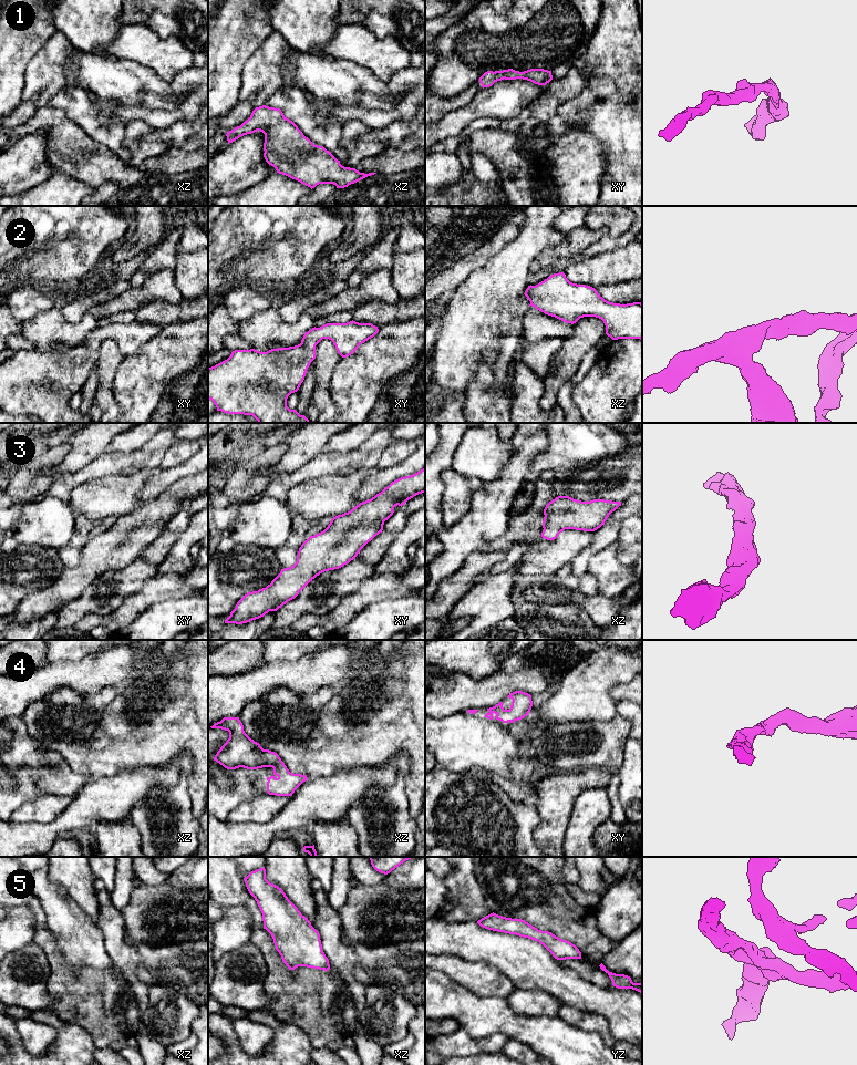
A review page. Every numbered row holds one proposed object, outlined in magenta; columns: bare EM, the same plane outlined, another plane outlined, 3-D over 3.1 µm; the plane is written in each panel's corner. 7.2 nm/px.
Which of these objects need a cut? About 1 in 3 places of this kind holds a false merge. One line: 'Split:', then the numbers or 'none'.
Split: none

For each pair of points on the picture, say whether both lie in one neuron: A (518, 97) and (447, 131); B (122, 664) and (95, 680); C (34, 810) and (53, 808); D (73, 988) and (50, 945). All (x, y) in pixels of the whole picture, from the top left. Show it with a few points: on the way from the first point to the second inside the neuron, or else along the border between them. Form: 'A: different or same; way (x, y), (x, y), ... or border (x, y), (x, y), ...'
A: same; way (501, 101), (487, 102), (465, 115)
B: same; way (115, 667), (109, 668), (102, 673)
C: same; way (39, 810), (49, 808)
D: same; way (63, 978), (54, 955)

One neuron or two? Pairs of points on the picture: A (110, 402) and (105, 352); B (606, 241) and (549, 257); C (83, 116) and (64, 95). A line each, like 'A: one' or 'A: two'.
A: one
B: two
C: one

